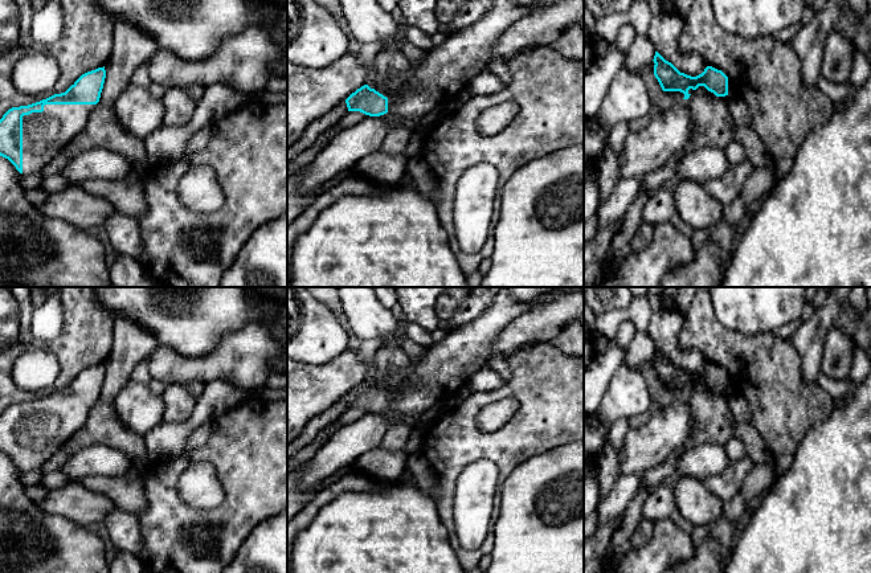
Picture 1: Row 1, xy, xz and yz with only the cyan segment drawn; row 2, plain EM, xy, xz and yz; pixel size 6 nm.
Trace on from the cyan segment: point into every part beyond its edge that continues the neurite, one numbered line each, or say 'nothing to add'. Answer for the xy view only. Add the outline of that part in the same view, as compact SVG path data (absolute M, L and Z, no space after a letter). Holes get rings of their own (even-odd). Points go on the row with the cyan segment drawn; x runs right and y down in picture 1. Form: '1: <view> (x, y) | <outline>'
1: xy (45, 134) | M45 105L42 112L23 116L23 175L41 173L83 130L95 105Z

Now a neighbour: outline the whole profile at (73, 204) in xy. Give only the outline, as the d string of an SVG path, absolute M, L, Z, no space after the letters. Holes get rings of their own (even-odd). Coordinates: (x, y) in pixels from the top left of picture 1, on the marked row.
M68 185L49 193L38 208L46 217L64 220L89 232L103 226L116 212L109 200L87 193L81 185Z

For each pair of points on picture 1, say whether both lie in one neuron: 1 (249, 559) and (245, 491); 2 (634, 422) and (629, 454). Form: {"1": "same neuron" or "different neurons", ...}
{"1": "different neurons", "2": "different neurons"}

